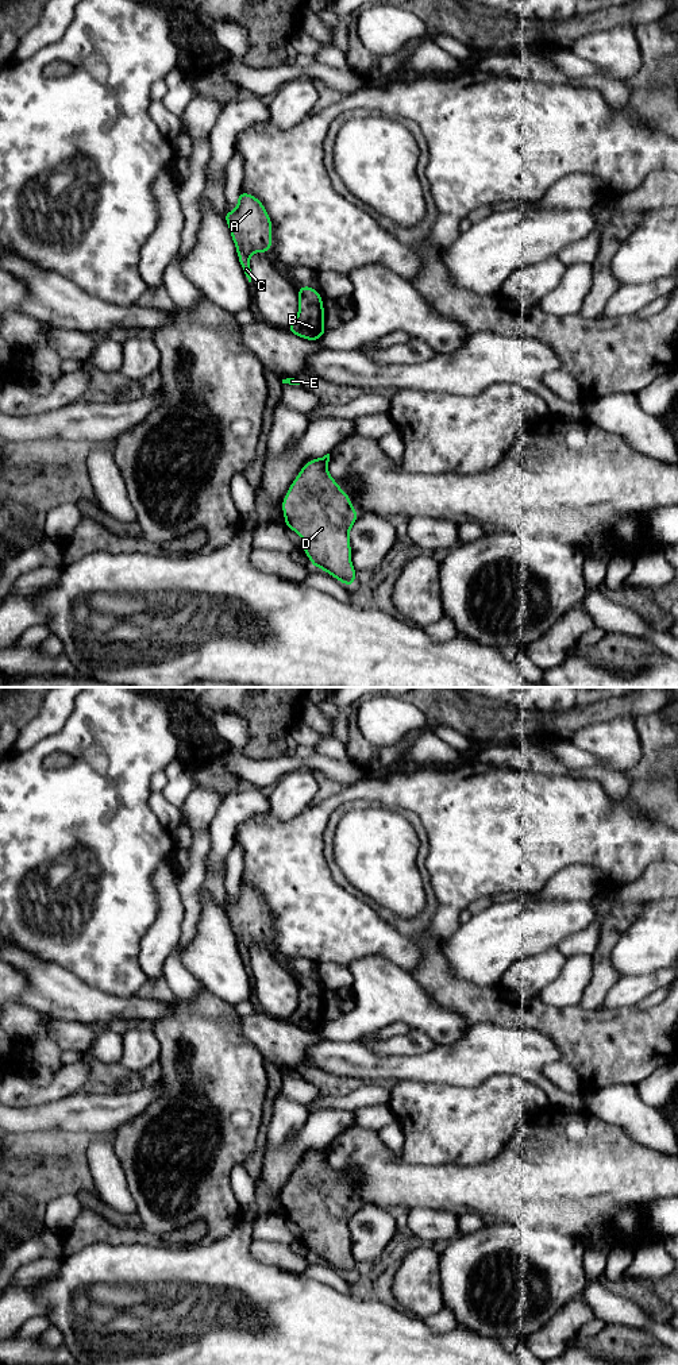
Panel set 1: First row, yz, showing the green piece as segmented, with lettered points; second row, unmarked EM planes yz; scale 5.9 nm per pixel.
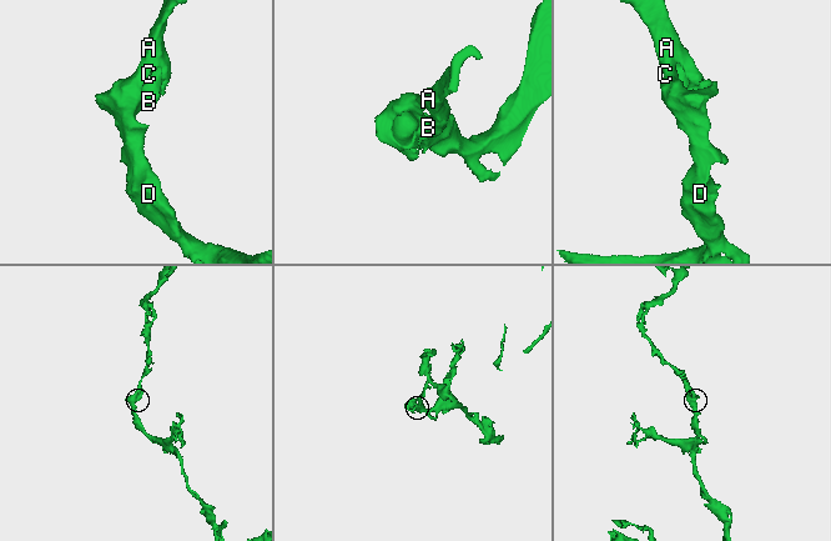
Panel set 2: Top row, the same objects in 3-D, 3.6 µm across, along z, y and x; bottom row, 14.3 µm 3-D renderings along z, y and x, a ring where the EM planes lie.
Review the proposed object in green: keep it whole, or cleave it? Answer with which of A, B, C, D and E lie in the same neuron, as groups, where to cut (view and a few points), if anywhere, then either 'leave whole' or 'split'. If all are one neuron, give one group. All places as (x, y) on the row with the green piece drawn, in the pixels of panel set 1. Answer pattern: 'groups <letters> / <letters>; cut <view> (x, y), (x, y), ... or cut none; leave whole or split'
groups A B C D E; cut none; leave whole

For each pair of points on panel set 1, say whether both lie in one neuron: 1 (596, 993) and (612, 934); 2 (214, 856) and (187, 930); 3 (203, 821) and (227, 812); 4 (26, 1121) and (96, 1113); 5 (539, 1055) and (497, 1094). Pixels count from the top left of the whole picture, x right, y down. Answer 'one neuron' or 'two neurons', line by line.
1: one neuron
2: two neurons
3: two neurons
4: one neuron
5: two neurons

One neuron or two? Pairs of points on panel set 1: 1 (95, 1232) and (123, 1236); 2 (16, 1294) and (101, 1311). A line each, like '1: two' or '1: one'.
1: one
2: two

